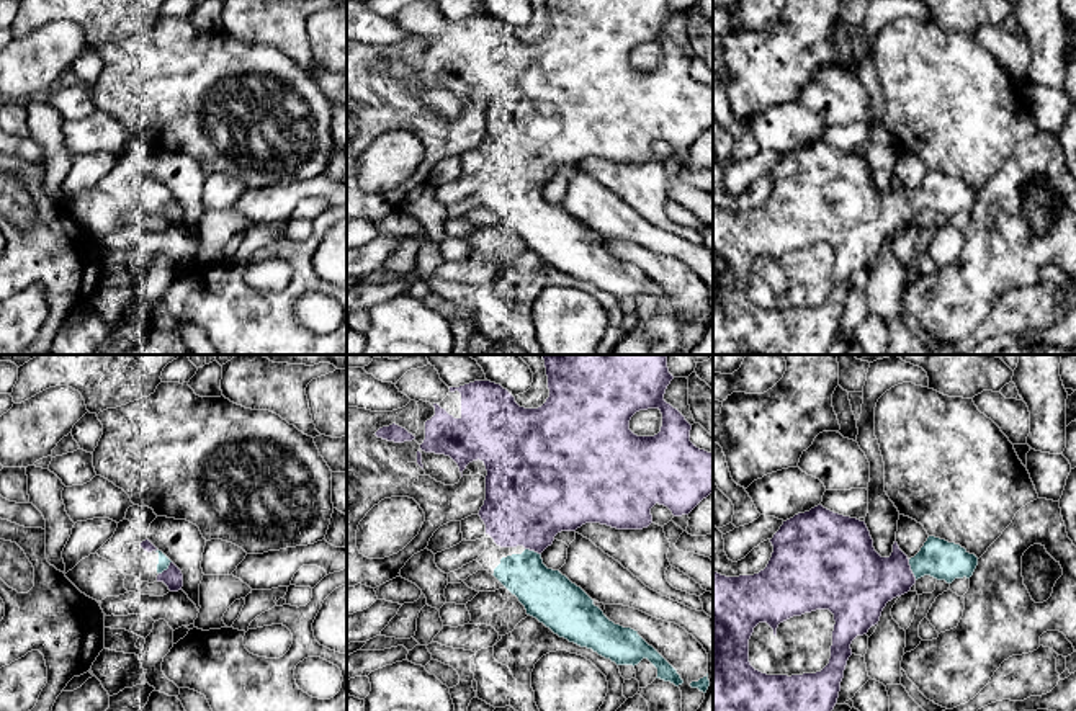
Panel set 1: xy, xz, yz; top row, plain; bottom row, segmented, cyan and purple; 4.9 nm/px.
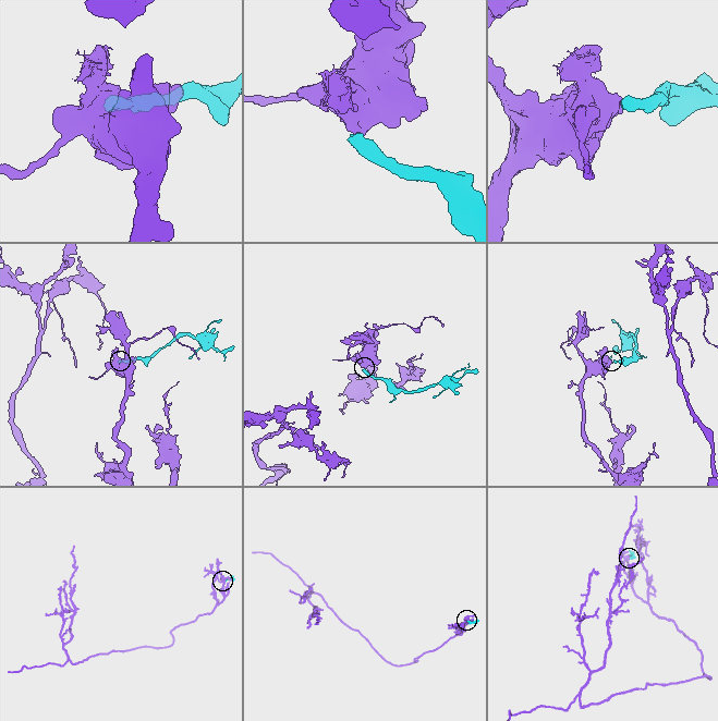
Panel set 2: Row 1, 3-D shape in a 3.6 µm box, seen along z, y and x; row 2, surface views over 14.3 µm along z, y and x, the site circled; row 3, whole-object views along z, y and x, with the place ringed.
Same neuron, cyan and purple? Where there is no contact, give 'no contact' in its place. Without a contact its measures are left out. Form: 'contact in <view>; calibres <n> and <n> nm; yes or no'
contact in yz; calibres 190 and 320 nm; yes

